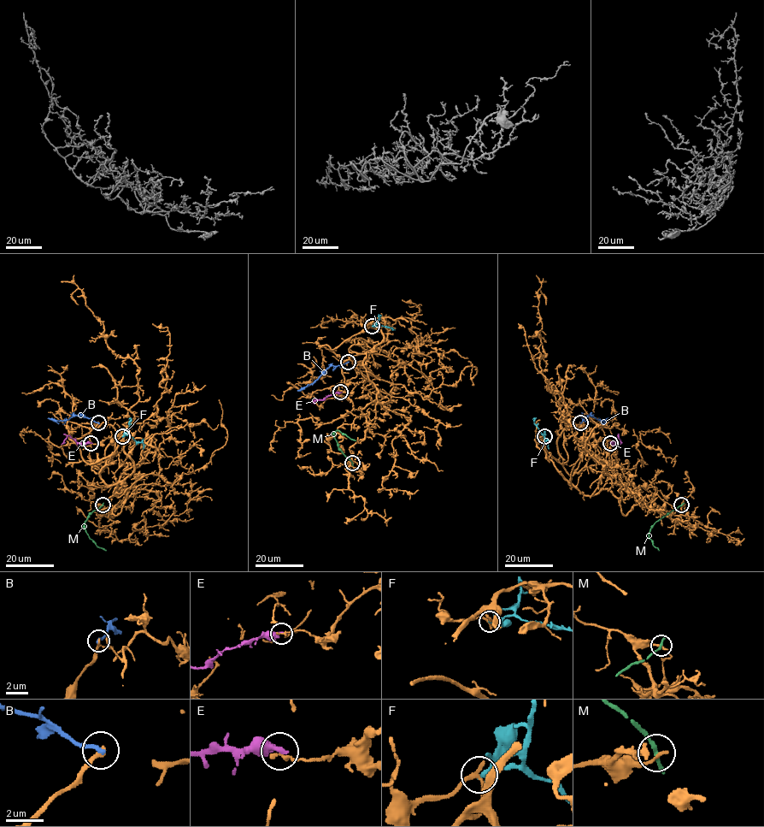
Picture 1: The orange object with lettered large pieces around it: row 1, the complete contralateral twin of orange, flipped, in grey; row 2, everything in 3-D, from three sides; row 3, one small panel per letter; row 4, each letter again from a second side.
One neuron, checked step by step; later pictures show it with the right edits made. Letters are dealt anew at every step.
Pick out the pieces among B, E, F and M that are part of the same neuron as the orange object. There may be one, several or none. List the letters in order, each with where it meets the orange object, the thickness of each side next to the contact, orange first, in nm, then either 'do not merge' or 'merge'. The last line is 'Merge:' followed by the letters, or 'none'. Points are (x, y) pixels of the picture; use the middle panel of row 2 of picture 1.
B: meets orange at (348, 362); 190 nm thick on the orange side, 240 nm on the other; do not merge
E: meets orange at (340, 392); 190 nm thick on the orange side, 440 nm on the other; do not merge
F: meets orange at (372, 326); 240 nm thick on the orange side, 280 nm on the other; do not merge
M: meets orange at (352, 463); 200 nm thick on the orange side, 180 nm on the other; do not merge
Merge: none

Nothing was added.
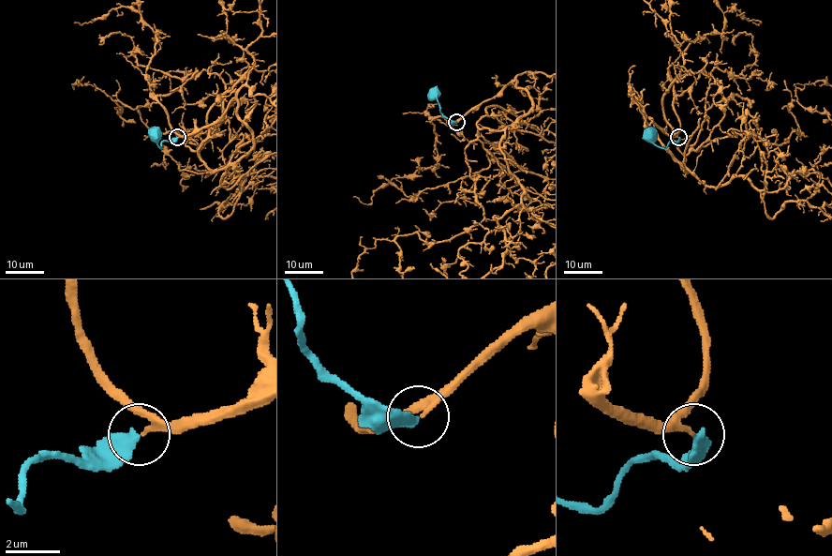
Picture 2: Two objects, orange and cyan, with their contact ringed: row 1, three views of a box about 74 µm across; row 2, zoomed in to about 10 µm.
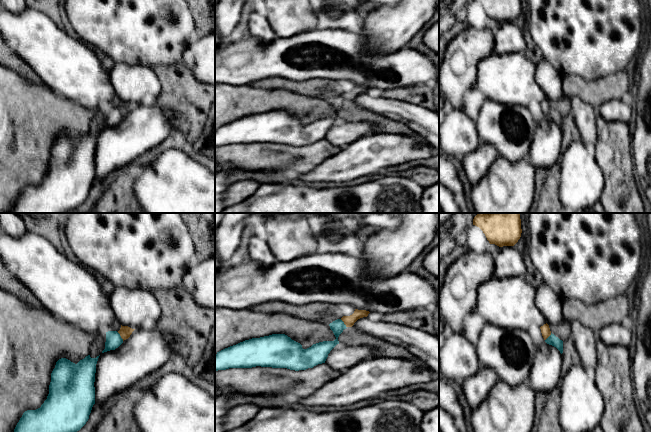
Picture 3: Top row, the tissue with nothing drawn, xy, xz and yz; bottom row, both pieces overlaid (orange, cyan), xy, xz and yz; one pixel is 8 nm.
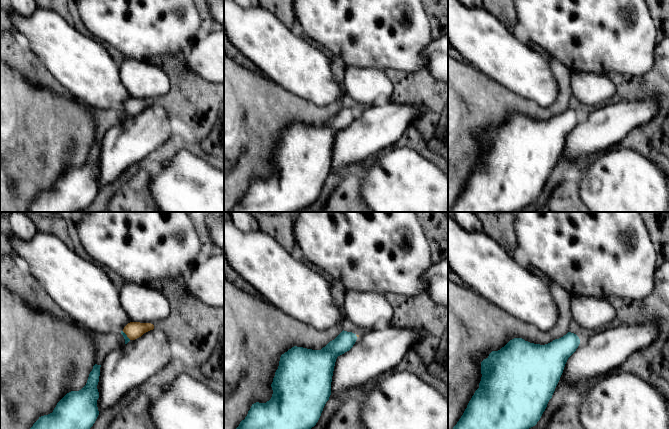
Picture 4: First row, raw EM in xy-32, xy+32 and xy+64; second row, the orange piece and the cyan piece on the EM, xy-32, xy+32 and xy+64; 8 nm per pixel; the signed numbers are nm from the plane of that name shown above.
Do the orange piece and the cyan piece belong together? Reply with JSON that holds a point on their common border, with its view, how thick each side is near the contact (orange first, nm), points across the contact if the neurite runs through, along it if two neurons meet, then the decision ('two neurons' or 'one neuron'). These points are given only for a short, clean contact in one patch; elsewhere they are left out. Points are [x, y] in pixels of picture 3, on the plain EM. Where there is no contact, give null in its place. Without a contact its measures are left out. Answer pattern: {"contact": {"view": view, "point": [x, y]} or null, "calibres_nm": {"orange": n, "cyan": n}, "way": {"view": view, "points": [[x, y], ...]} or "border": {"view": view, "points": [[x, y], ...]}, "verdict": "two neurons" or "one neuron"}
{"contact": {"view": "xy", "point": [120, 111]}, "calibres_nm": {"orange": 90, "cyan": 130}, "border": {"view": "xy", "points": [[117, 108], [123, 116]]}, "verdict": "two neurons"}

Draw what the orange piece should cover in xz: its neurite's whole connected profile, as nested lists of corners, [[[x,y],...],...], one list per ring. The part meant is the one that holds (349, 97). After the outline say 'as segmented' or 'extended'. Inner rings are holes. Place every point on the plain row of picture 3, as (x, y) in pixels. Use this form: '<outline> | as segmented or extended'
[[[355,85],[354,89],[350,92],[343,92],[341,96],[344,98],[346,103],[352,103],[354,99],[363,93],[367,93],[370,88],[366,86]]] | as segmented

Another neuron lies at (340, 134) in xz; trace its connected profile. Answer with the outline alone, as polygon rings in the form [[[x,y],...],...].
[[[337,120],[328,130],[325,140],[334,146],[343,148],[362,137],[377,133],[380,133],[377,126],[368,122]]]

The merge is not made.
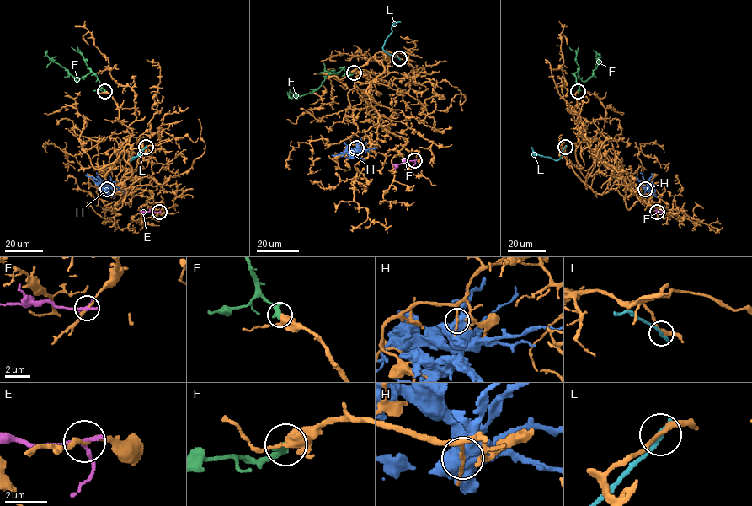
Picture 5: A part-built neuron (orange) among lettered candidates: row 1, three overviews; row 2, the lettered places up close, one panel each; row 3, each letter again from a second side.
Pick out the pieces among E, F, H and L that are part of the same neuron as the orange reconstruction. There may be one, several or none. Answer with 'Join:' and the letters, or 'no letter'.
Join: F

